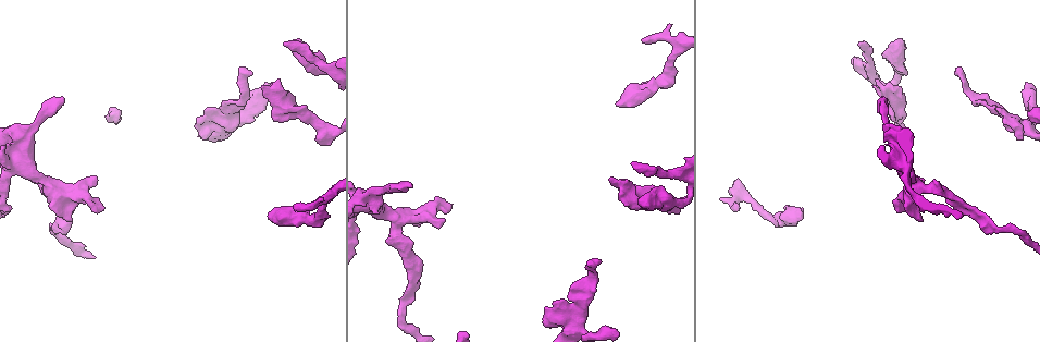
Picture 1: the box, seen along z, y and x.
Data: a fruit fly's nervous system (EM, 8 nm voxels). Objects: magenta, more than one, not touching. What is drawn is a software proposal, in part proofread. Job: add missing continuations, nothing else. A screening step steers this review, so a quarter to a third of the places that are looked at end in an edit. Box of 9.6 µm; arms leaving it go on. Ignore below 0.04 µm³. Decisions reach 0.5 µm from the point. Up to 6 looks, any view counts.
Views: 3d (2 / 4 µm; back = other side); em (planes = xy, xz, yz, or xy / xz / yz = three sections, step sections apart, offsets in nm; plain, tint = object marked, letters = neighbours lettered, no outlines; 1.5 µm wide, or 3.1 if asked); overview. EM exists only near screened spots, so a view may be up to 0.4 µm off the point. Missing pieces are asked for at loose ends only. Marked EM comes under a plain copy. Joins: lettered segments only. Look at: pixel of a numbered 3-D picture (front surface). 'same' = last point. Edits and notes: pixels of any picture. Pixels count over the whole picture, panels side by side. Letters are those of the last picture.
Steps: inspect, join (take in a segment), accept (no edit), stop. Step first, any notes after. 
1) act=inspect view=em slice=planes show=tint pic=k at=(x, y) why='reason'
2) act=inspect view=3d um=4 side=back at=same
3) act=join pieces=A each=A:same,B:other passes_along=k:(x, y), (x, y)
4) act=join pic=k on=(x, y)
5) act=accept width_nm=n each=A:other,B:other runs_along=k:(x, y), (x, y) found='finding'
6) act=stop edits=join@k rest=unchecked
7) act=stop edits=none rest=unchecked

act=inspect view=3d um=4 pic=1 at=(737, 209) why='free end'

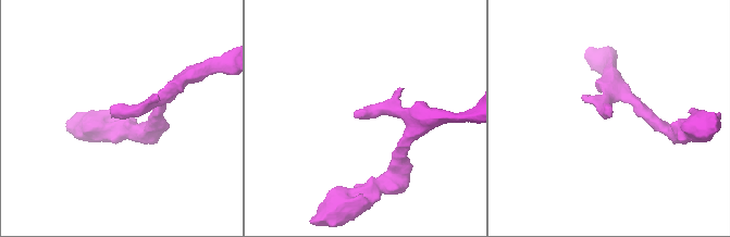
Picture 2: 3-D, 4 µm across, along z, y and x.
act=inspect view=em slice=planes show=letters pic=2 at=(612, 113) why='need the tissue'

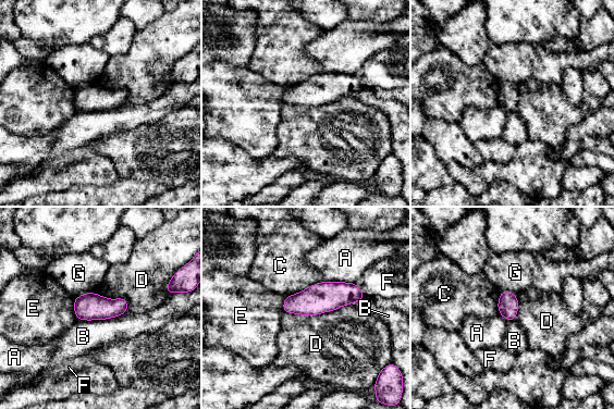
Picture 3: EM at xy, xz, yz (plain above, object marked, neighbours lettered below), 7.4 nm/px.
act=accept longest_contact=D:480nm each=A:other,B:other,C:other,D:other,E:other,F:other,G:other border=3:(347, 305), (316, 314), (283, 312) found='none of them fits'

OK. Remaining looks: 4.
act=inspect view=3d um=4 pic=1 at=(609, 180) why='free end'

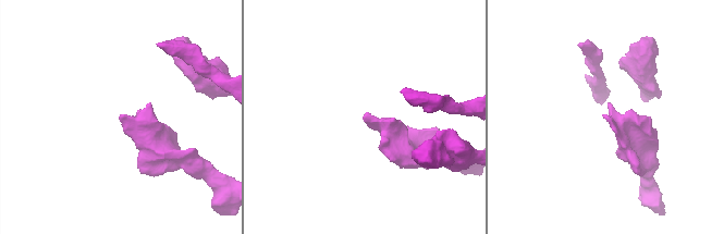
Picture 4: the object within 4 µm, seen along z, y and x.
act=inspect view=em slice=planes show=letters pic=4 at=(607, 119) why='now the EM'

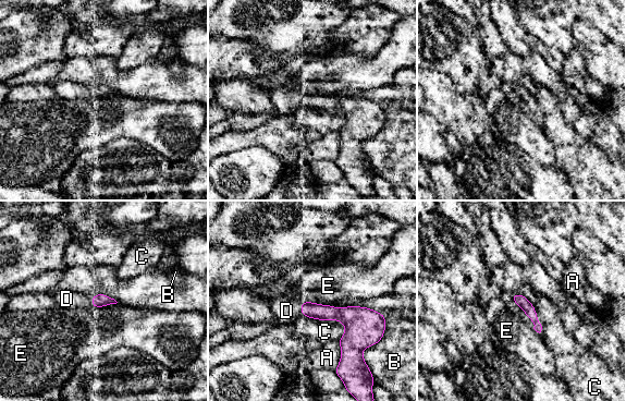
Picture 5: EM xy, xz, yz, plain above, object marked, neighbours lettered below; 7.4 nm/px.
act=join pieces=D longest_contact=B:380nm each=A:other,B:other,C:other,D:same,E:other found='the cell continues'

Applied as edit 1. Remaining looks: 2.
act=inspect view=3d um=4 pic=1 at=(996, 108) why='thick end'

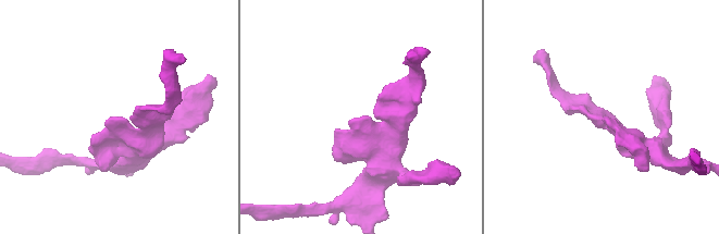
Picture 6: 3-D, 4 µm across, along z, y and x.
act=inspect view=em slice=yz step=8 show=letters pic=6 at=(121, 116)

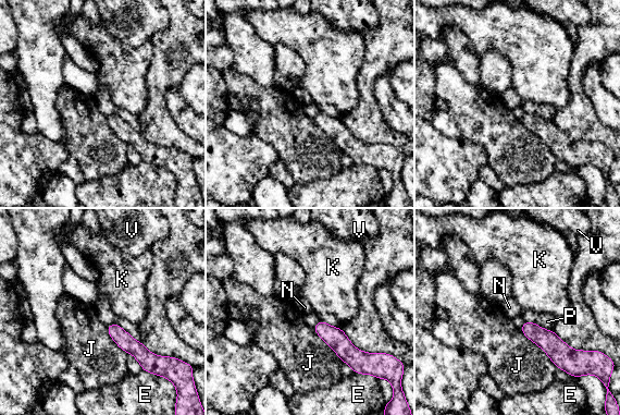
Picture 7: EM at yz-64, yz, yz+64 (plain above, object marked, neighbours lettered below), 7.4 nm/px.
act=accept each=E:other,J:other,K:other,N:other,P:other,V:other runs_along=7:(524, 328), (561, 354), (583, 353) found='none of them fits'

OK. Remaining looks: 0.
act=stop edits=join@5 rest=unchecked

